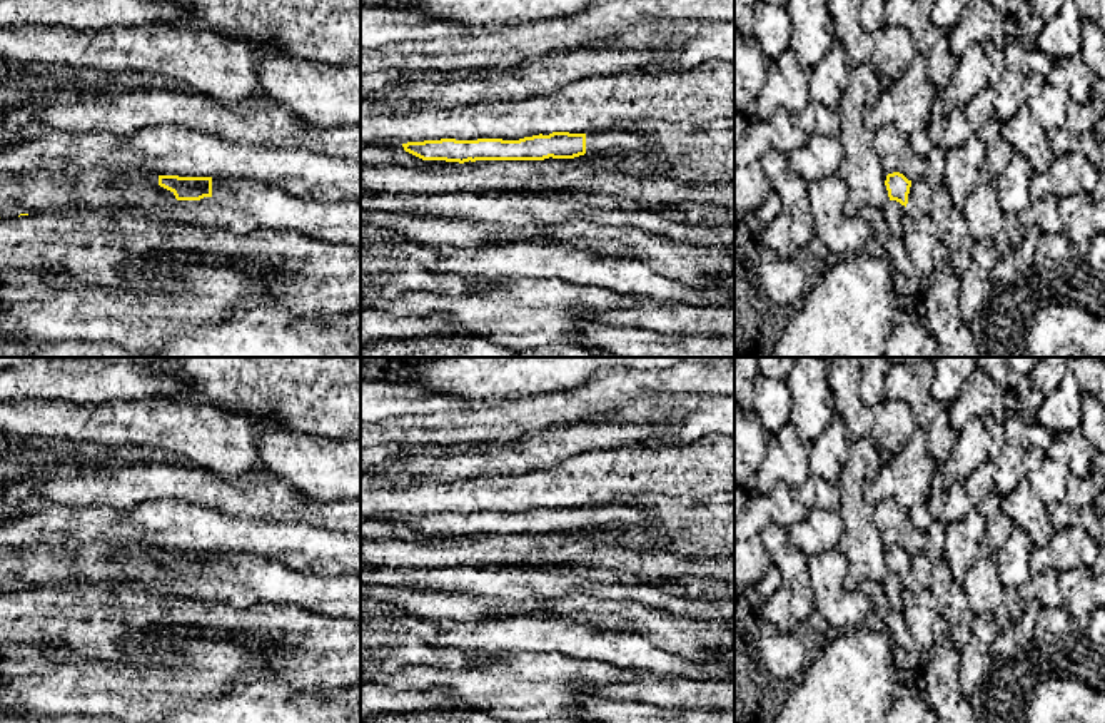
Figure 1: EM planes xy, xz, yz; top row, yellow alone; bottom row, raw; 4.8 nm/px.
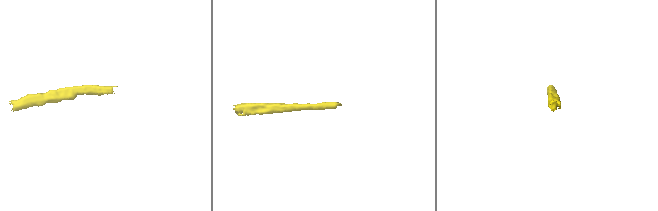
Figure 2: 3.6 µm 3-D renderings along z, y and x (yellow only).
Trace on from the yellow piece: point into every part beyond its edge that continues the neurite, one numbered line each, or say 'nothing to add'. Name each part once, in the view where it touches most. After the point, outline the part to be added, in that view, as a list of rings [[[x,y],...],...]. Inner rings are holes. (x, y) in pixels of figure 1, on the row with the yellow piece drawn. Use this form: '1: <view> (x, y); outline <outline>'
1: xy (241, 206); outline [[[214,175],[210,200],[155,204],[149,212],[162,222],[220,227],[237,235],[270,229],[361,245],[361,202],[297,197],[277,182],[259,179]]]

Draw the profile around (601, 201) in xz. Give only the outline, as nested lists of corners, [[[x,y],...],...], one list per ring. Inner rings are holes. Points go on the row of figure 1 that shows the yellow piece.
[[[588,194],[583,199],[589,205],[601,207],[601,209],[621,207],[621,209],[636,210],[636,209],[649,207],[656,210],[664,210],[674,220],[686,220],[684,215],[668,202],[644,202],[624,195],[604,195],[604,194]]]

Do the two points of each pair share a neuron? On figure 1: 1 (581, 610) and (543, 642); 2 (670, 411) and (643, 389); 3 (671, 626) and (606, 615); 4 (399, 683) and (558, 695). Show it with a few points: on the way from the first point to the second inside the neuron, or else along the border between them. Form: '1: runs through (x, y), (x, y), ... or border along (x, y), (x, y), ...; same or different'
1: border along (531, 613), (568, 618), (608, 630); different
2: border along (693, 394), (638, 398), (618, 409); different
3: runs through (655, 625), (633, 616), (623, 616); same
4: runs through (439, 678), (449, 678), (464, 687), (518, 687); same

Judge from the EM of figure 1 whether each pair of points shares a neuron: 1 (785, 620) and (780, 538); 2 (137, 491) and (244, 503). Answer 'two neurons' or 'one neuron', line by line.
1: two neurons
2: one neuron

